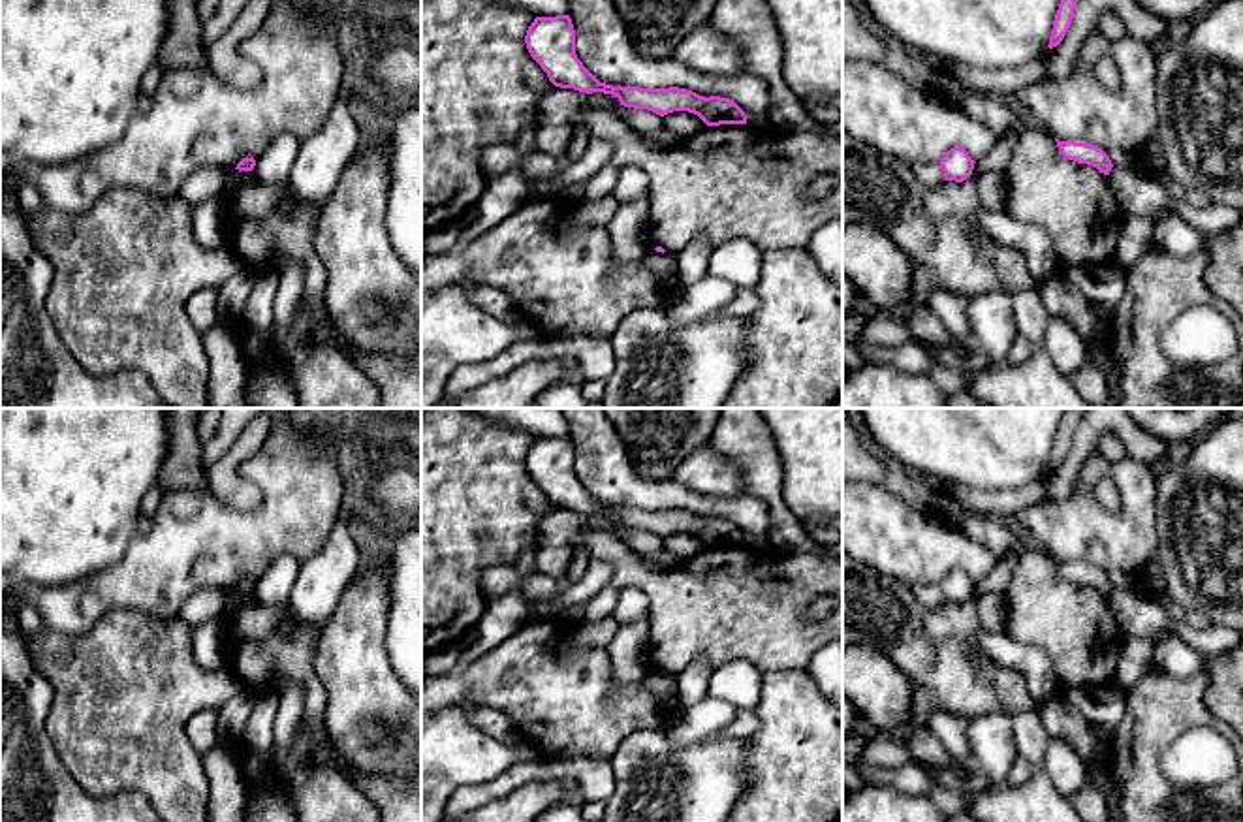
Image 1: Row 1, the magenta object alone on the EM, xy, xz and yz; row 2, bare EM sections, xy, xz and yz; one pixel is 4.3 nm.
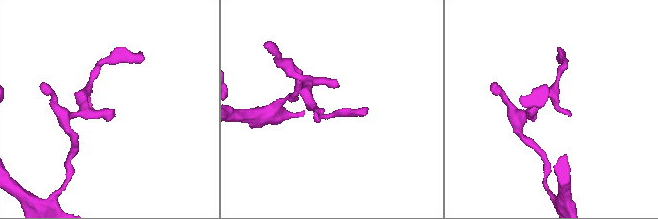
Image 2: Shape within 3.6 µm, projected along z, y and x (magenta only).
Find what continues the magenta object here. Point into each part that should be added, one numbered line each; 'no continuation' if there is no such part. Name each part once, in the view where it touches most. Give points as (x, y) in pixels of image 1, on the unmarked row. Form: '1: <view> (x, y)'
no continuation

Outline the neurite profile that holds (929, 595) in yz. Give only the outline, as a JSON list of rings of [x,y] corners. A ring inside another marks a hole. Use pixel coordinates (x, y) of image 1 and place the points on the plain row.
[[[938,583],[914,585],[912,593],[918,598],[918,602],[927,609],[936,609],[946,602]]]

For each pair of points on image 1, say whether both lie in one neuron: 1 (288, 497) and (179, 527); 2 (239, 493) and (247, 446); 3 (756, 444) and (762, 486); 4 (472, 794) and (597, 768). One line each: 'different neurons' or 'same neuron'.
1: same neuron
2: same neuron
3: same neuron
4: same neuron

